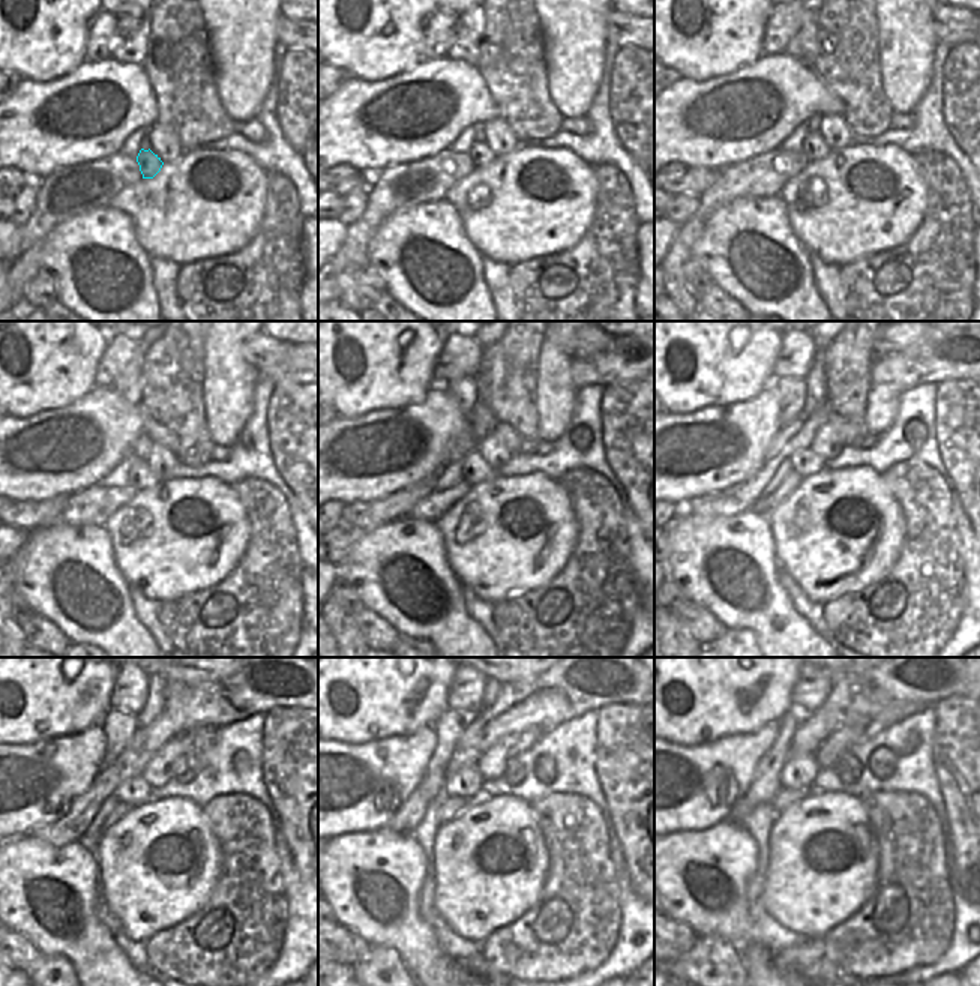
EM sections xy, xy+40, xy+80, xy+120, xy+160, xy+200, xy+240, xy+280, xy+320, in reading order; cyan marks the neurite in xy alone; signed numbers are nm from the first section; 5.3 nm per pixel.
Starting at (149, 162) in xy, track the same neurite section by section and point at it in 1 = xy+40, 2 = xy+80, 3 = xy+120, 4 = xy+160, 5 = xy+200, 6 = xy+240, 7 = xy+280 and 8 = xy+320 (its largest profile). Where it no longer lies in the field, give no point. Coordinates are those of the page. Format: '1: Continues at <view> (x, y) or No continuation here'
1: Continues at xy+40 (480, 153)
2: Continues at xy+80 (814, 146)
3: Continues at xy+120 (140, 477)
4: Continues at xy+160 (476, 471)
5: Continues at xy+200 (806, 462)
6: Continues at xy+240 (135, 791)
7: Continues at xy+280 (467, 782)
8: Continues at xy+320 (799, 772)

